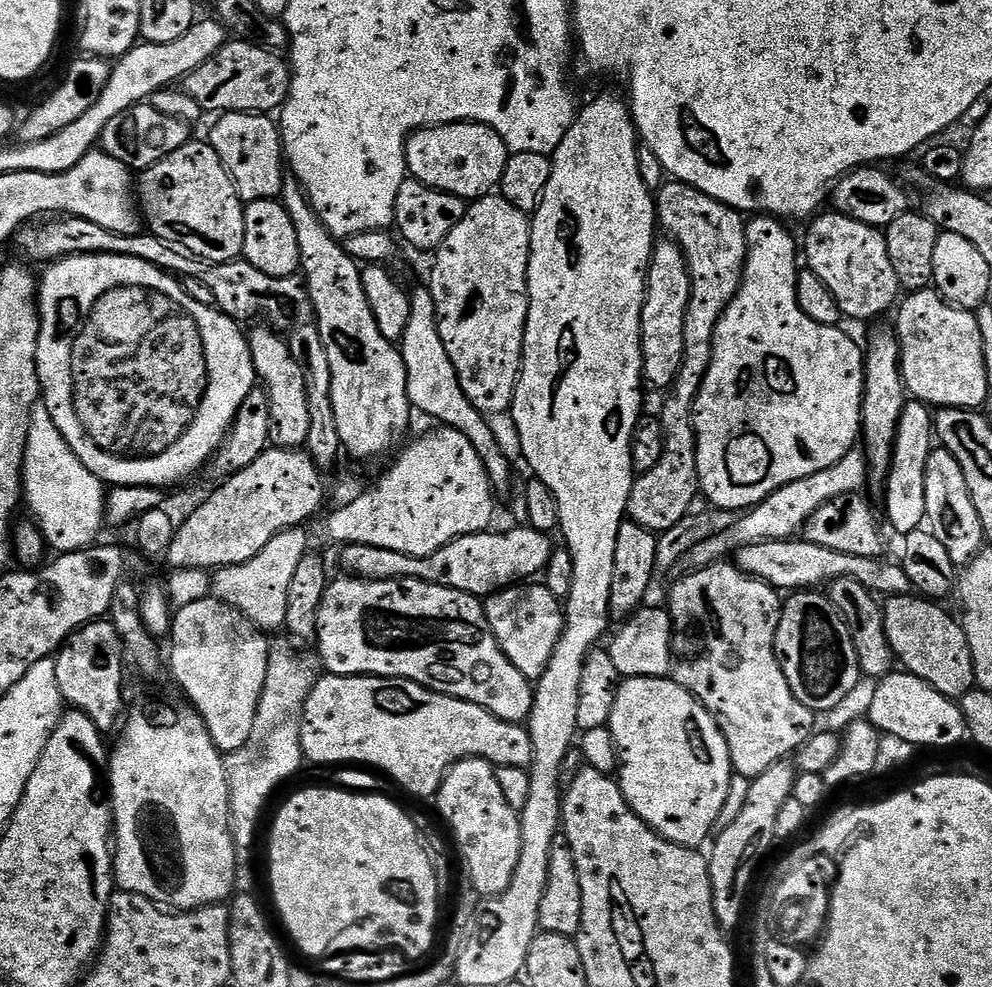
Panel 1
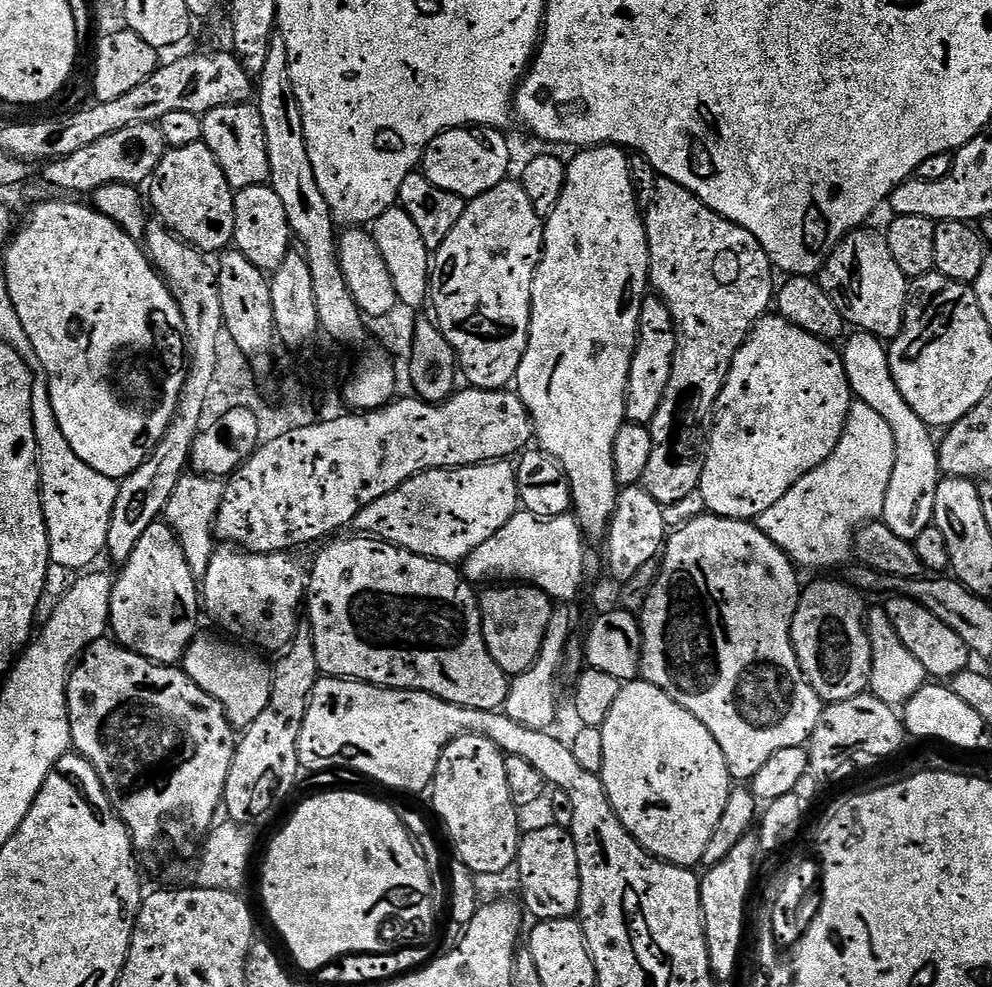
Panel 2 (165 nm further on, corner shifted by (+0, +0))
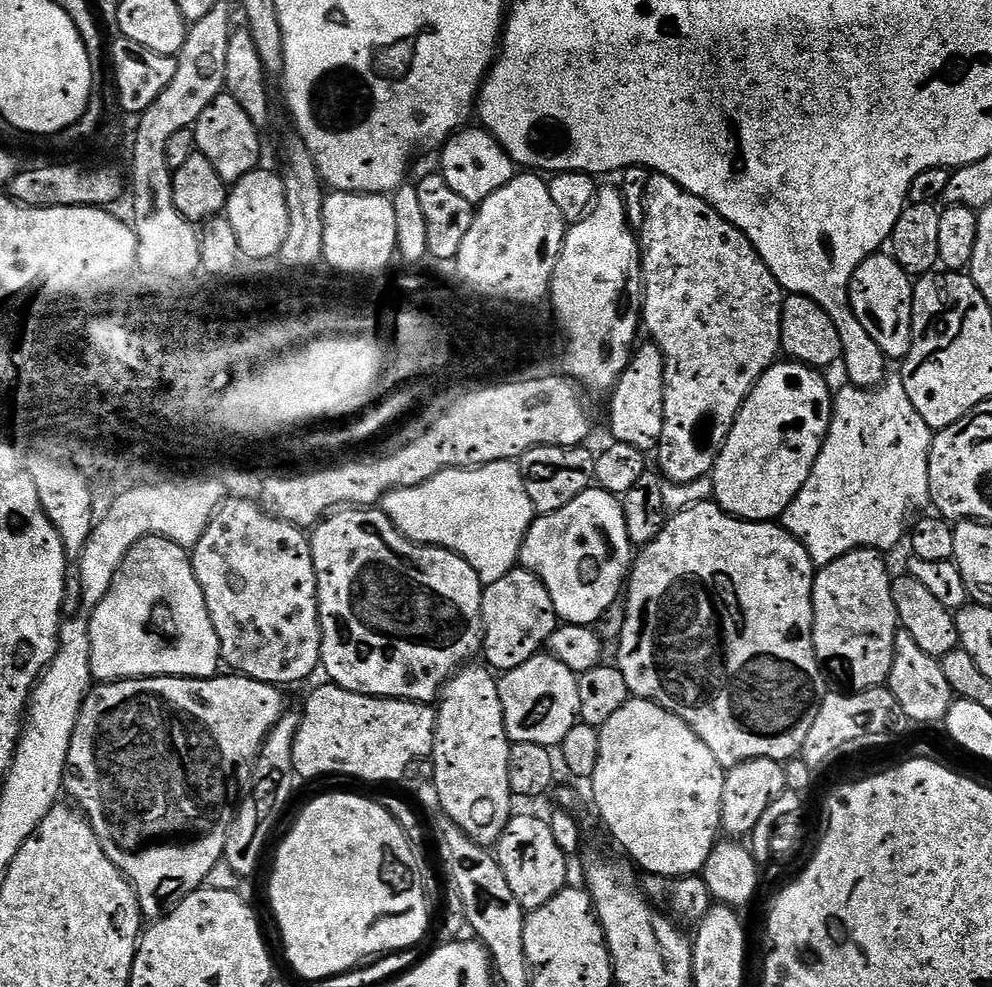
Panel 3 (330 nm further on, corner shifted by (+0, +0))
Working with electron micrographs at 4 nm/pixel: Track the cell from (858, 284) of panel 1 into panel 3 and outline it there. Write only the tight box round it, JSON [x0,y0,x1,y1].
[848,254,913,361]

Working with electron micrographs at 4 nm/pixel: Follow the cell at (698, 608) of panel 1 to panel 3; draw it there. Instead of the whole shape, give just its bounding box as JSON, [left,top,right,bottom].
[614,502,822,770]

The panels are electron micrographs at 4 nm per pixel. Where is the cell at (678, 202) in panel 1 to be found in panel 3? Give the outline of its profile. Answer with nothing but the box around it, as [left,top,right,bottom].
[638,174,786,485]

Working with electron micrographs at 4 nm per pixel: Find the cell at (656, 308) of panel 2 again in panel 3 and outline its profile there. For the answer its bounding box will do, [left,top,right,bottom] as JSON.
[608,342,664,454]

